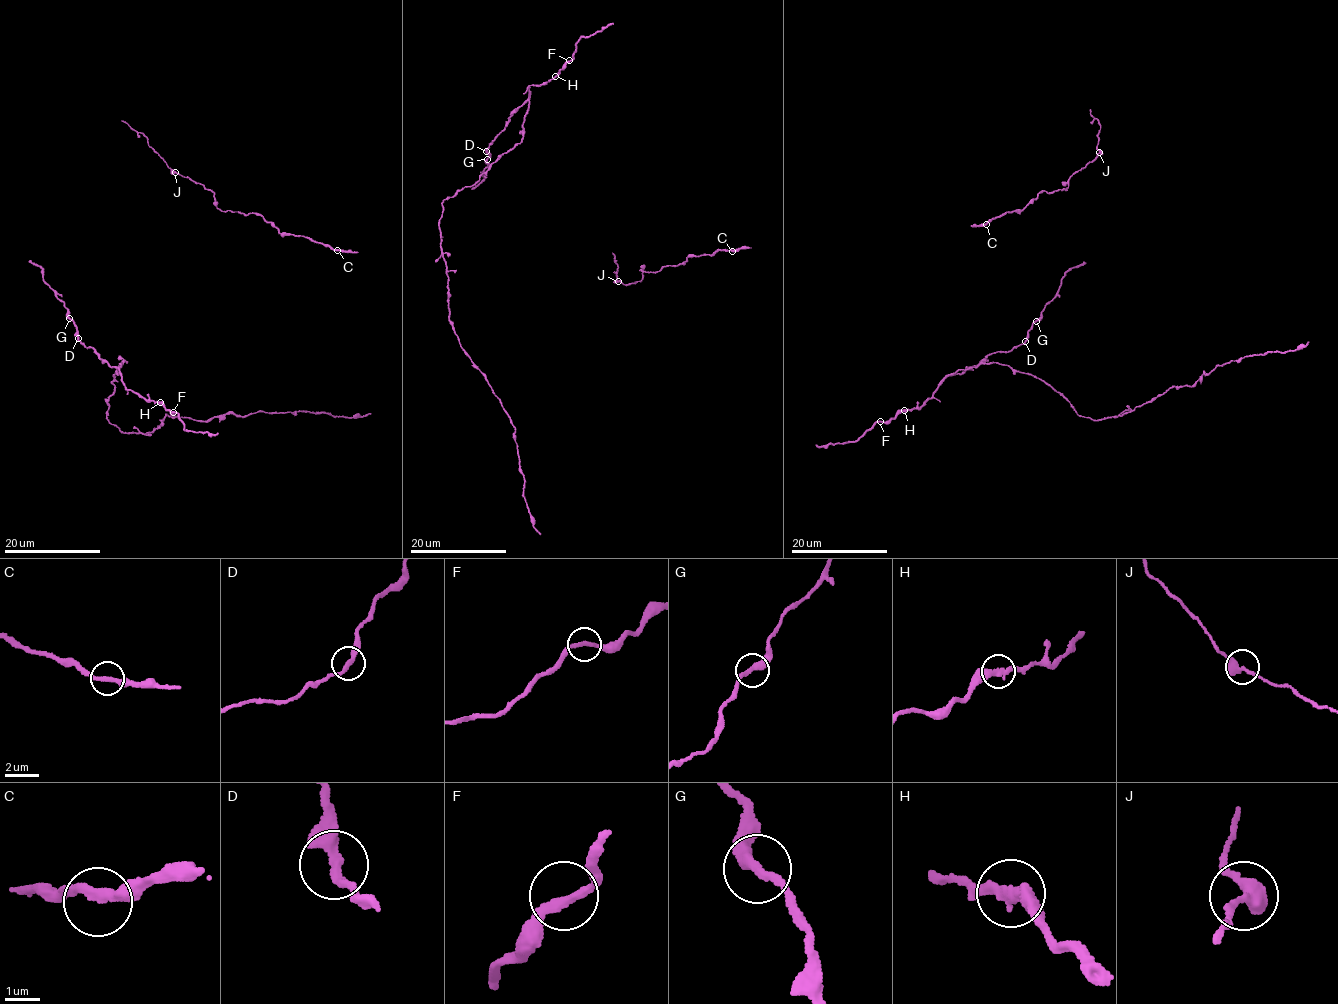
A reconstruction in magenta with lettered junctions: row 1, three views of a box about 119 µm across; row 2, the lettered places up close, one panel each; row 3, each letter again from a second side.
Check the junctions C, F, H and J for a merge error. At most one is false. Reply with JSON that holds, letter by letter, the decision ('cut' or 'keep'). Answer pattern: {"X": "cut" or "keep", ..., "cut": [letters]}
{"C": "keep", "F": "keep", "H": "keep", "J": "keep", "cut": []}

